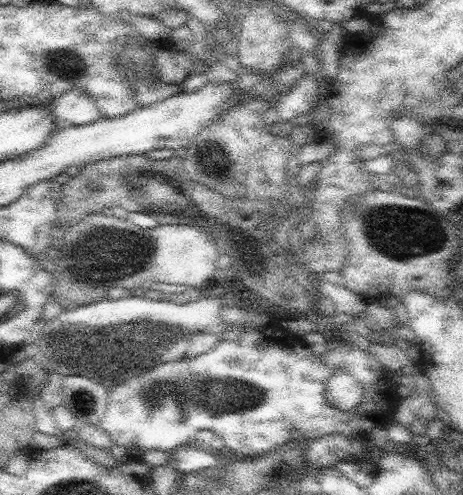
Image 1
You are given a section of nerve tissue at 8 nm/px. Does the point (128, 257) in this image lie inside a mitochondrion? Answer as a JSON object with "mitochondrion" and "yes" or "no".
{"mitochondrion":"yes"}

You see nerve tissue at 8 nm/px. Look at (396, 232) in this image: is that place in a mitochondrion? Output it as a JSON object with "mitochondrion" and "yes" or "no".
{"mitochondrion":"yes"}

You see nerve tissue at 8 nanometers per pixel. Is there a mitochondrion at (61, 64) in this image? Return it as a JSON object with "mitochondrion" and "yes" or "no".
{"mitochondrion":"yes"}

